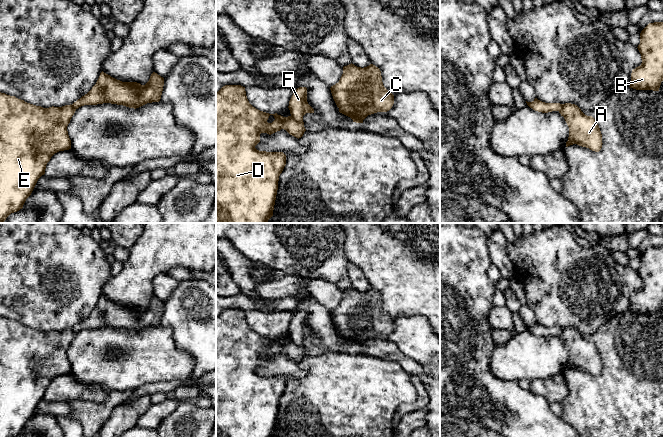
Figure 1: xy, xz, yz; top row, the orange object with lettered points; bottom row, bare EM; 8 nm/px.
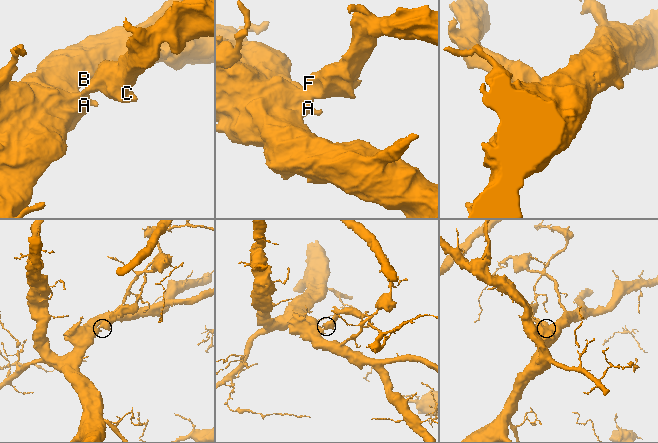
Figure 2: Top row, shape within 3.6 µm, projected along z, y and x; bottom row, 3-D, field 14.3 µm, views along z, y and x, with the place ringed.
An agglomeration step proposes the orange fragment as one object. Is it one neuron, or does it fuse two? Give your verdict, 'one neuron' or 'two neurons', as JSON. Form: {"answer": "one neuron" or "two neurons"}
{"answer": "two neurons"}

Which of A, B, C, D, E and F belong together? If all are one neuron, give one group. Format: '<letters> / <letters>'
A B D E / C F

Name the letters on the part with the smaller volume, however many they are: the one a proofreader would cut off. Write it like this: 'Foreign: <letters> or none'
Foreign: C, F

